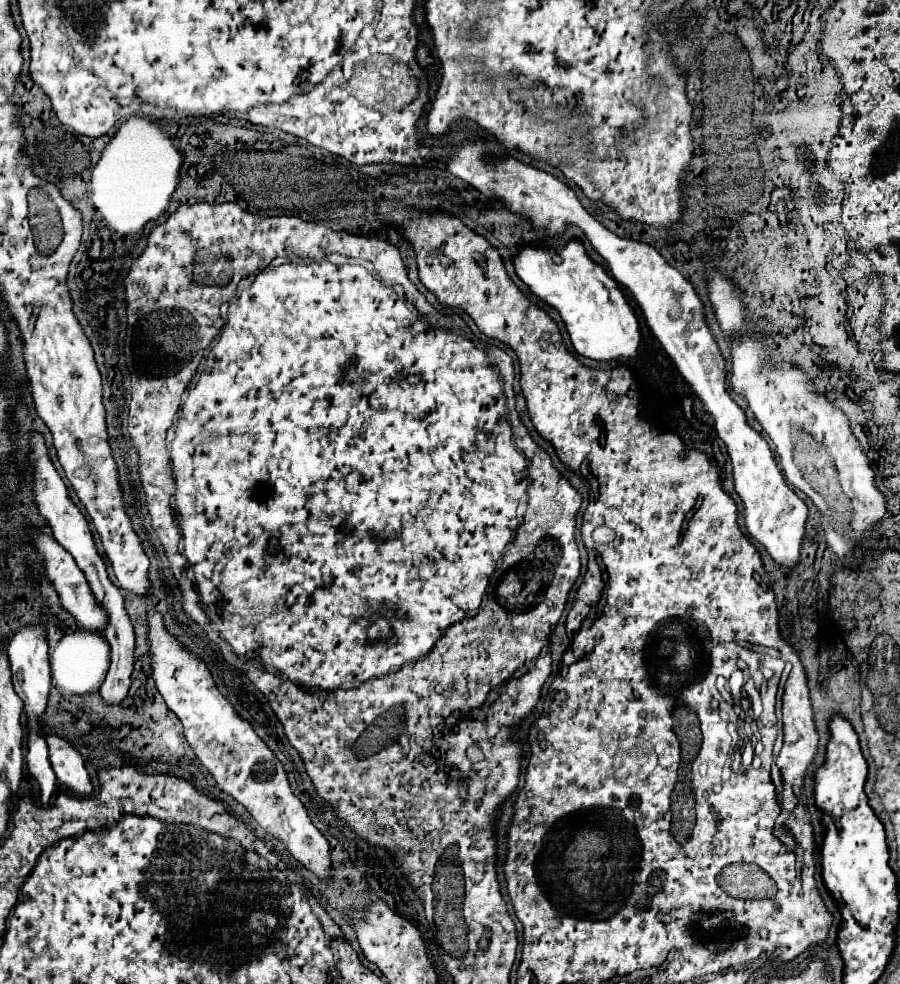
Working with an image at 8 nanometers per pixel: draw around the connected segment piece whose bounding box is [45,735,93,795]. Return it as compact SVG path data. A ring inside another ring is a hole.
M45 735L45 741L49 747L49 761L57 779L75 793L91 795L93 785L79 751L57 735Z

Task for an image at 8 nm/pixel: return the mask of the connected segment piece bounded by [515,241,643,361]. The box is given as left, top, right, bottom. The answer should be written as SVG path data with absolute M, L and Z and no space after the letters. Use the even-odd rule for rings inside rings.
M569 241L557 251L521 247L515 255L515 271L531 293L559 311L579 355L595 361L639 359L643 355L641 329L631 305L615 279L611 279L603 267L591 261L581 241Z

